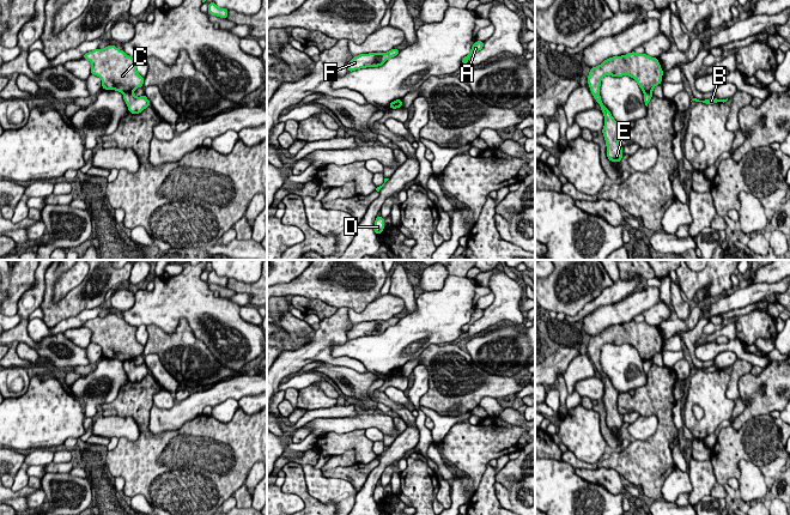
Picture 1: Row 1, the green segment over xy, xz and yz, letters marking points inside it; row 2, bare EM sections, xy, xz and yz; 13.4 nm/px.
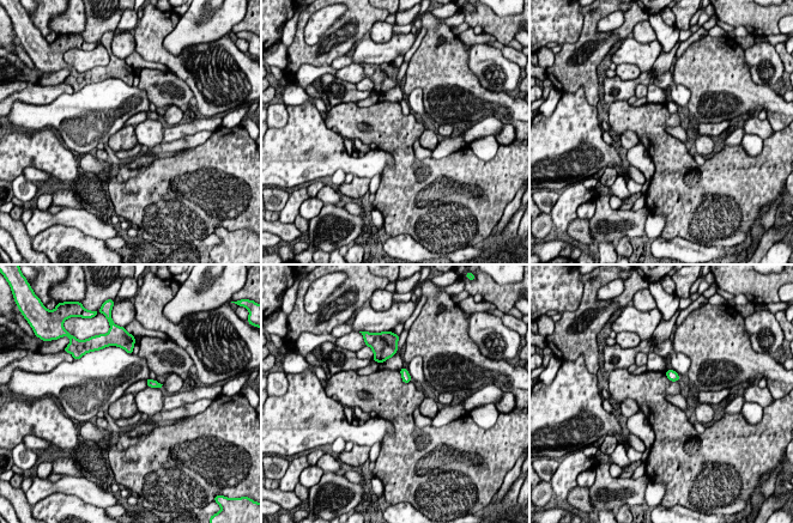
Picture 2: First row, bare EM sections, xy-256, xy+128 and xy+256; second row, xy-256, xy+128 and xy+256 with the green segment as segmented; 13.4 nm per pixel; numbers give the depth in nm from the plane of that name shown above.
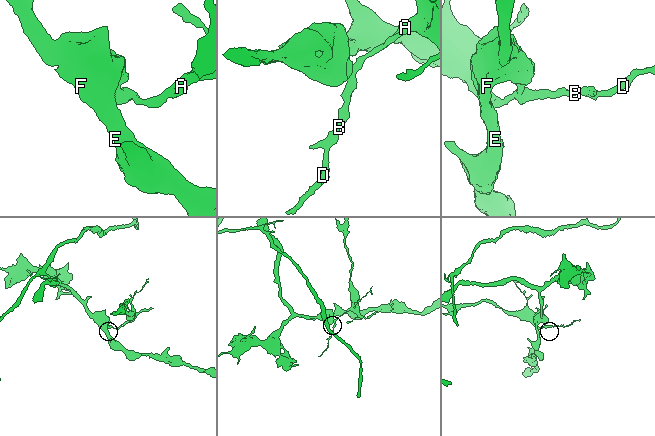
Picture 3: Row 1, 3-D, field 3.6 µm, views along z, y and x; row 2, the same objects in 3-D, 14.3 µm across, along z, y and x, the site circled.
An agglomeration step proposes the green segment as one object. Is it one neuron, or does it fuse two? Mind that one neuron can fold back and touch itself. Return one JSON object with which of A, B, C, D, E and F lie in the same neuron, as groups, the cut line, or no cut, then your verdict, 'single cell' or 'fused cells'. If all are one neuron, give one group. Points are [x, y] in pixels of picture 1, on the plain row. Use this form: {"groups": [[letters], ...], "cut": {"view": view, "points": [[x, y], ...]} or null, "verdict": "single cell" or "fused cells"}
{"groups": [["A", "B", "D"], ["C", "E", "F"]], "cut": {"view": "xy", "points": [[132, 359], [123, 362]]}, "verdict": "fused cells"}

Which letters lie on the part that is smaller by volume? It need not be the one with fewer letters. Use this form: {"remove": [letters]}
{"remove": ["A", "B", "D"]}

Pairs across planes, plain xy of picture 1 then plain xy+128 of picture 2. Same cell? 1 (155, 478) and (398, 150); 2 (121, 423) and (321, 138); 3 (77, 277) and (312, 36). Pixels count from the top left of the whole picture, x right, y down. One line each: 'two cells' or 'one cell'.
1: one cell
2: one cell
3: one cell

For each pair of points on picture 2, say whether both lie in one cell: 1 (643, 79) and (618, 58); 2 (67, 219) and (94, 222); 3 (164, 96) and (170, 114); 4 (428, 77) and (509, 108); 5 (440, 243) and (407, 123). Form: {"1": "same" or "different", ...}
{"1": "different", "2": "same", "3": "different", "4": "same", "5": "same"}

